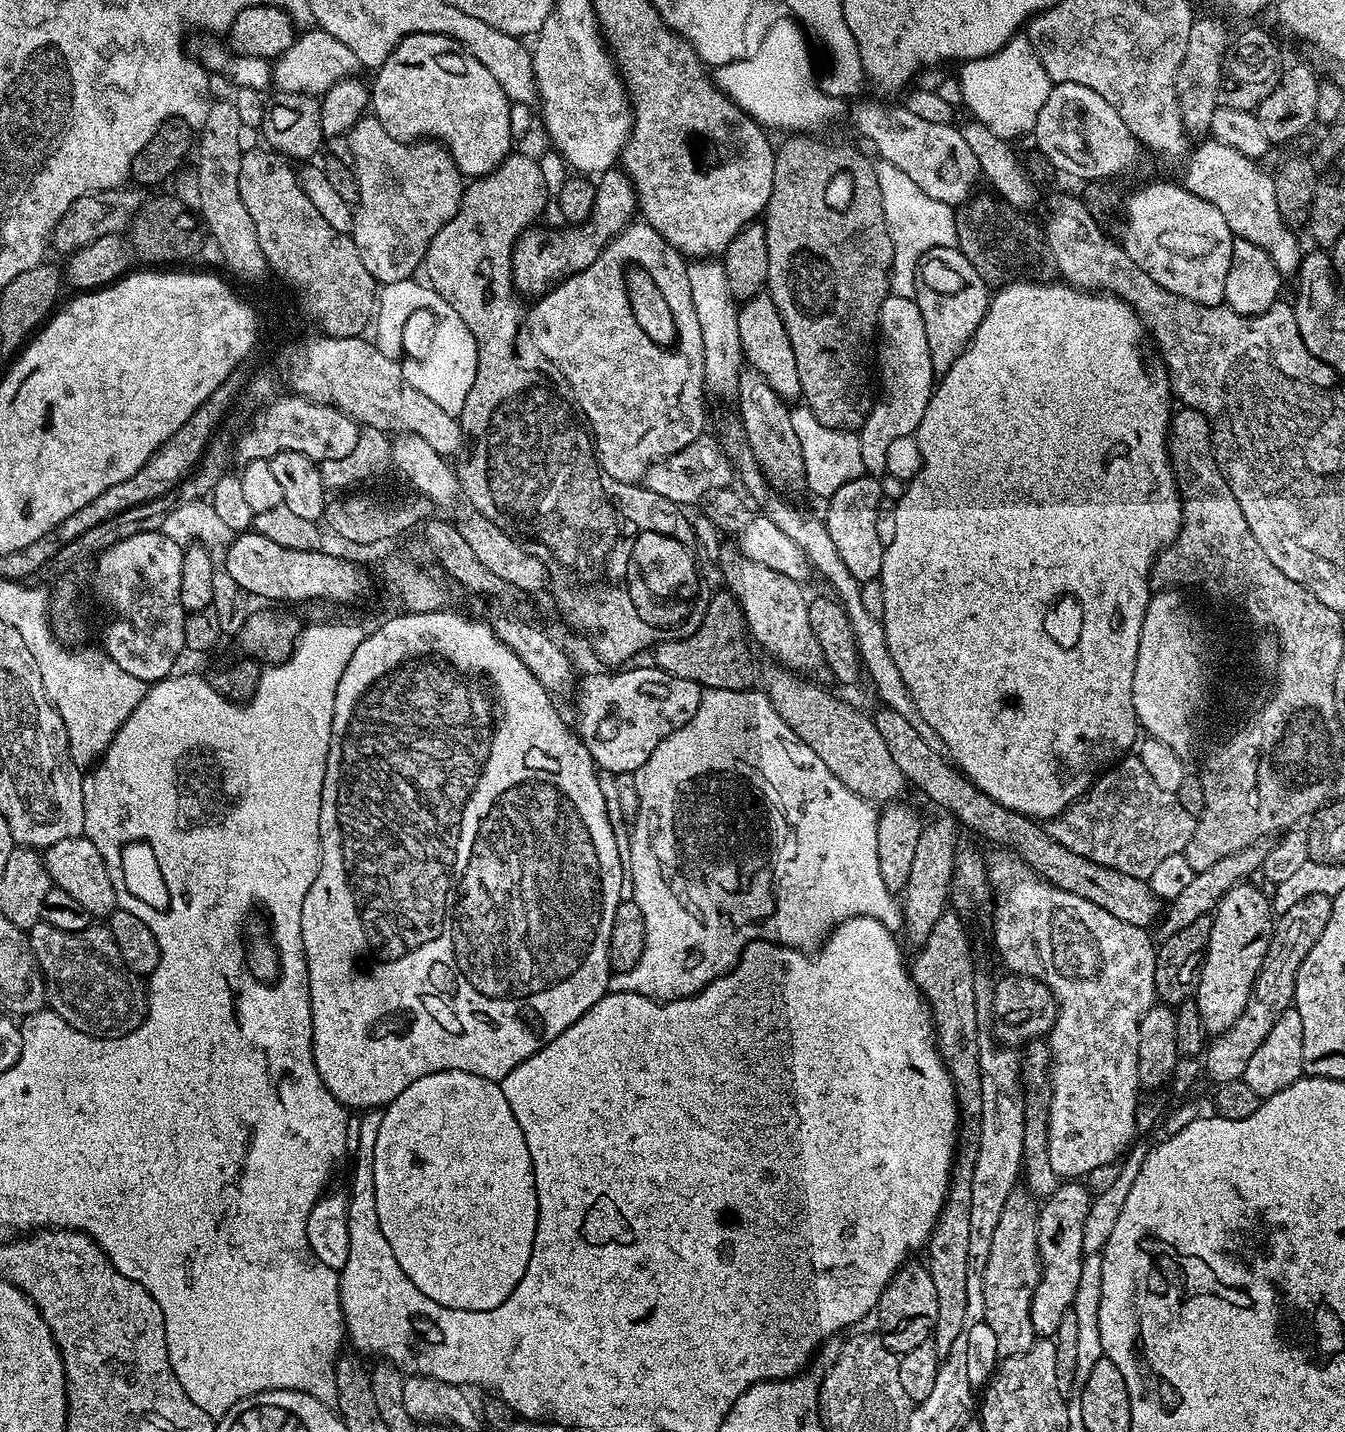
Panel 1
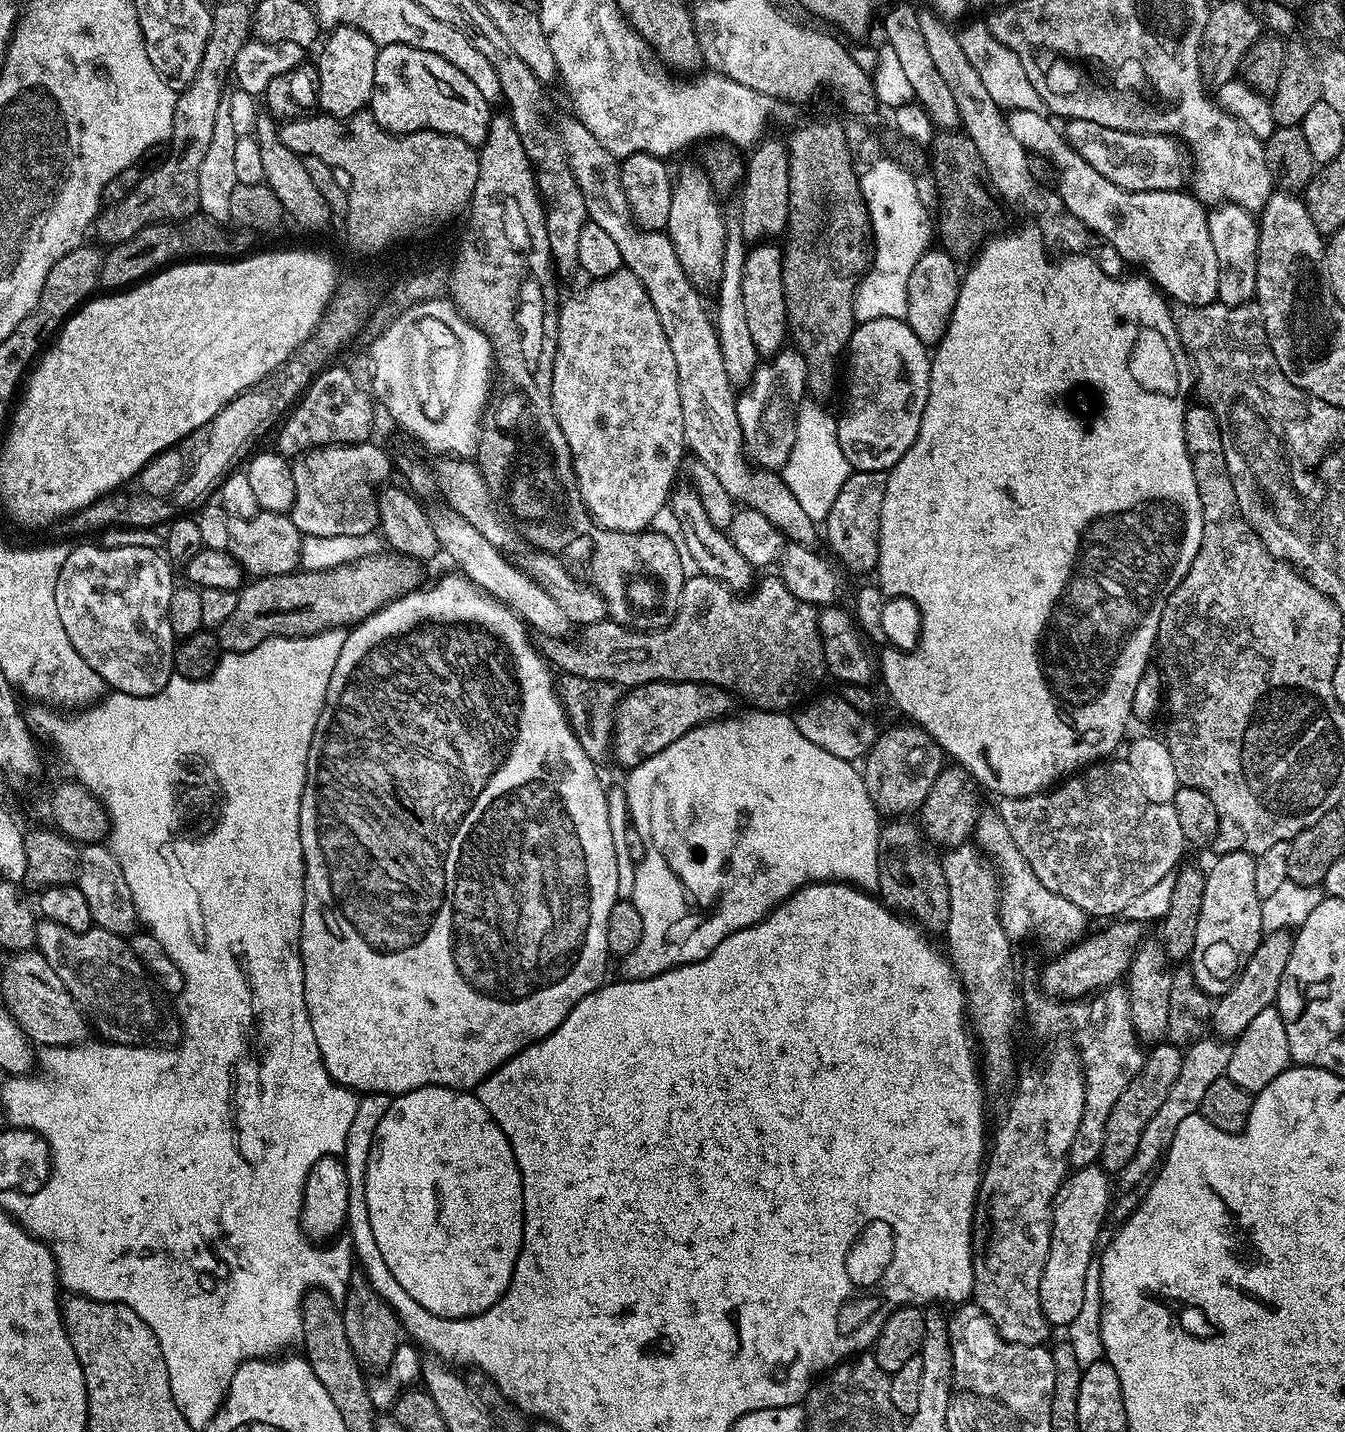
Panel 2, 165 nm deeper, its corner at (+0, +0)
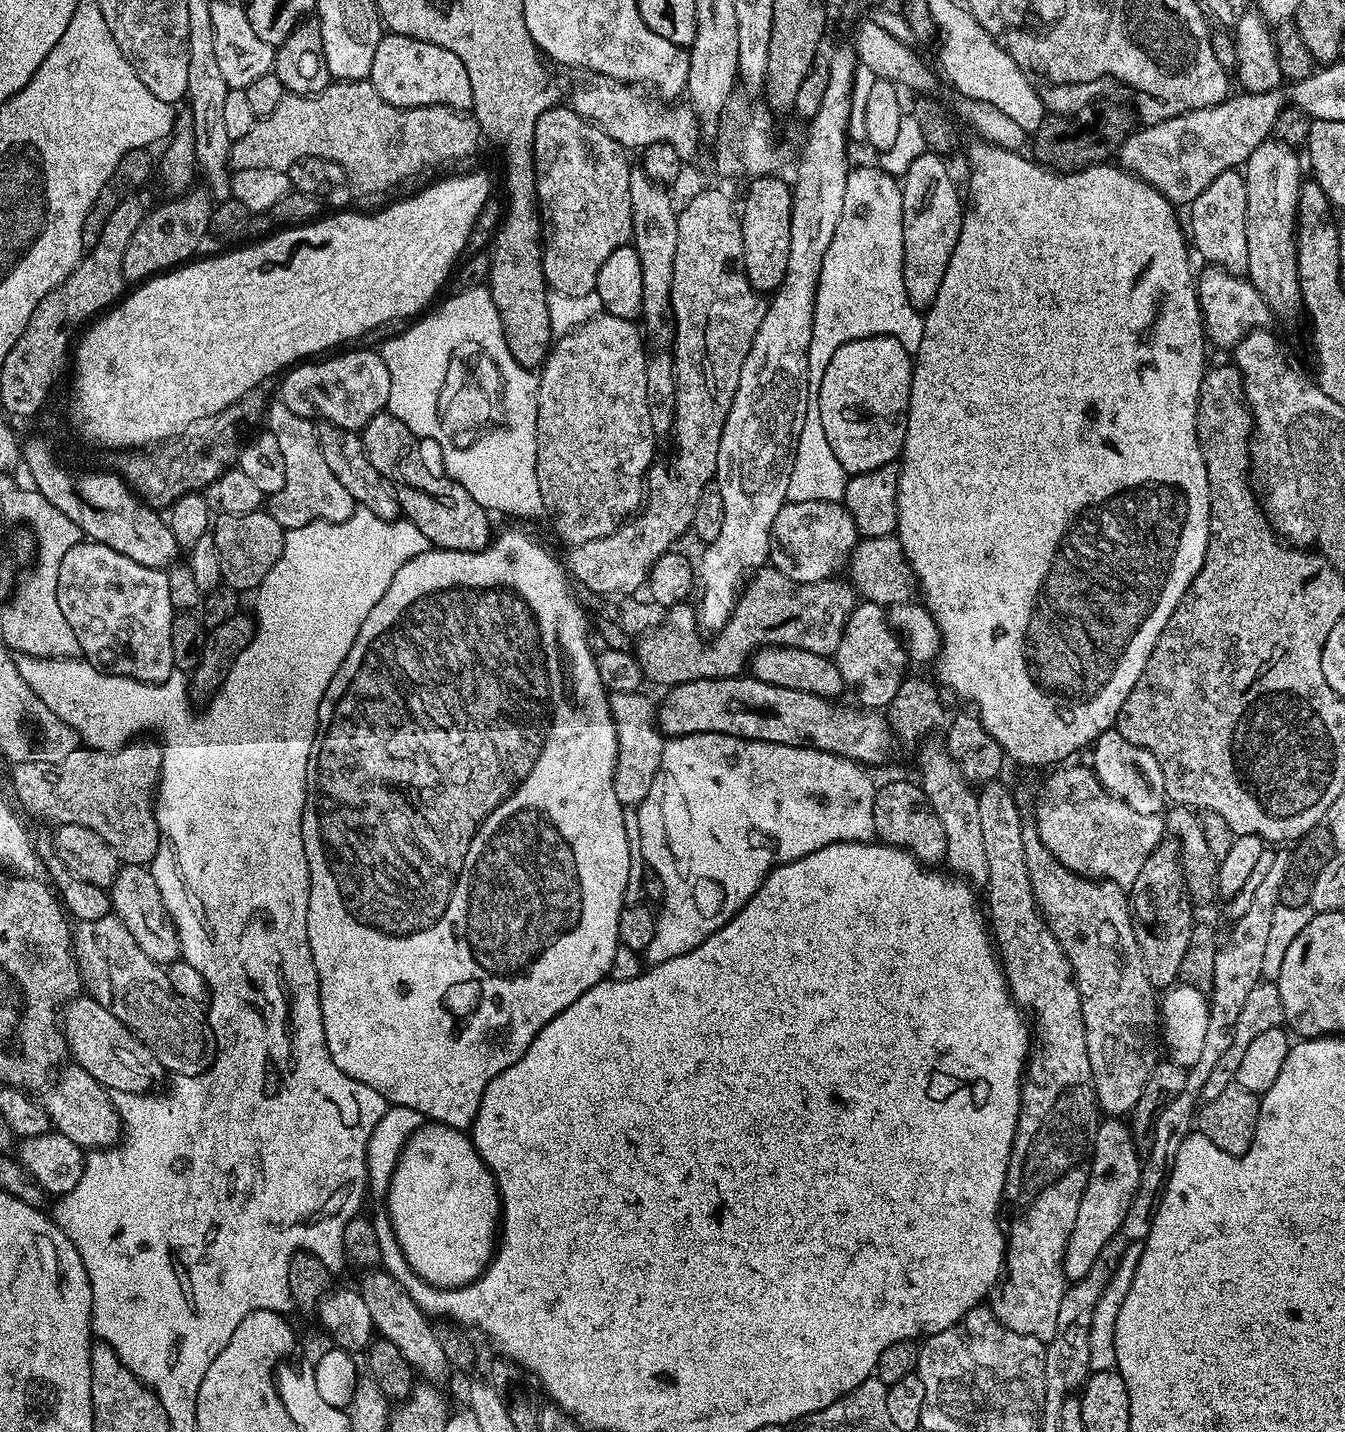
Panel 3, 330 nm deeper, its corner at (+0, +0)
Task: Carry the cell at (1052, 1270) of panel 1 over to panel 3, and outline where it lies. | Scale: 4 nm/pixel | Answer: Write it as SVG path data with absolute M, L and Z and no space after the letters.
M1108 1118L1105 1121L1105 1124L1094 1132L1094 1143L1090 1148L1088 1185L1078 1202L1074 1228L1070 1230L1064 1250L1064 1278L1068 1282L1086 1278L1086 1274L1090 1274L1090 1270L1100 1260L1104 1247L1111 1240L1117 1239L1140 1181L1142 1160L1139 1155L1136 1157L1136 1148L1131 1144L1134 1136L1129 1125L1120 1118Z

